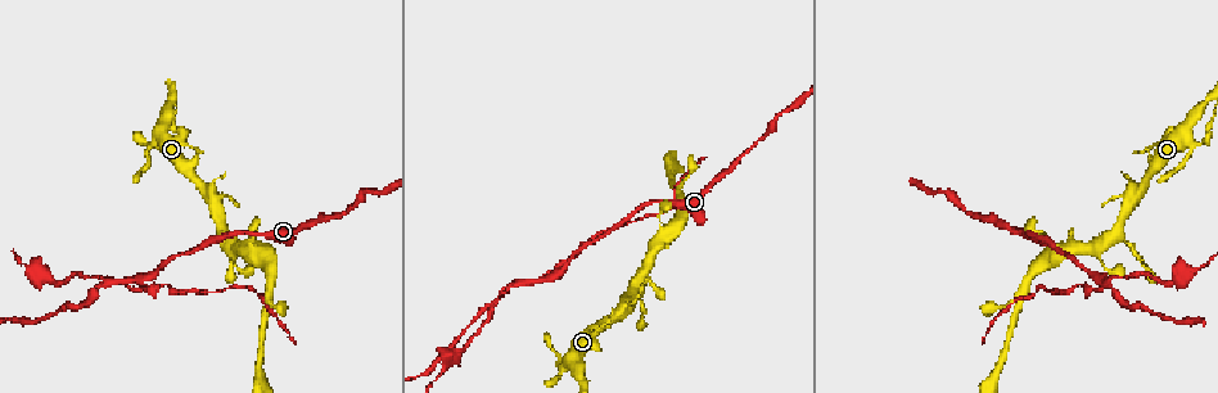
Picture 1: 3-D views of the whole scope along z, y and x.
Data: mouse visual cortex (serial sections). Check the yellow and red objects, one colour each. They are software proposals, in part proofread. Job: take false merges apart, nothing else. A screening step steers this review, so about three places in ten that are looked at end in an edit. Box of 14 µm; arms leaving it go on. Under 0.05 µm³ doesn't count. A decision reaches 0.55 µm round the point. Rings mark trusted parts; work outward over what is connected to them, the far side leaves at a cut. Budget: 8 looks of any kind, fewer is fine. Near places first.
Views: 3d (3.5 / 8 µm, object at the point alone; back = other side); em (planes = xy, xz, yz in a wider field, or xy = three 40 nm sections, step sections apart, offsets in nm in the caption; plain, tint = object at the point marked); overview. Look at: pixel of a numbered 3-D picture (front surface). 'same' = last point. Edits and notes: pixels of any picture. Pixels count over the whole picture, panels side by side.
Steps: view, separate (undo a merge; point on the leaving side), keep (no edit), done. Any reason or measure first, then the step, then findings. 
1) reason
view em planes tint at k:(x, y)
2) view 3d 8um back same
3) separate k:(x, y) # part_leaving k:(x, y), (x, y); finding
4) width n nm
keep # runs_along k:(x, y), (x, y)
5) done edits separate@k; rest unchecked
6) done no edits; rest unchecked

abrupt turn
view 3d 3.5um at 1:(1192, 143)

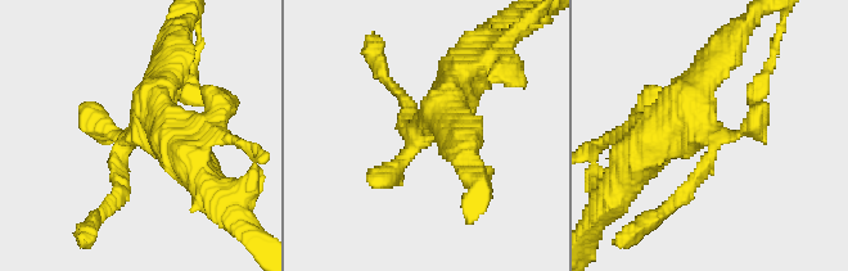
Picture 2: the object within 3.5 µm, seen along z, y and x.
keep # runs_along 2:(186, 152), (158, 112), (118, 152), (111, 203); continuous, no second cell

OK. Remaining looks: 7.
branch point
view 3d 3.5um at 1:(520, 284)

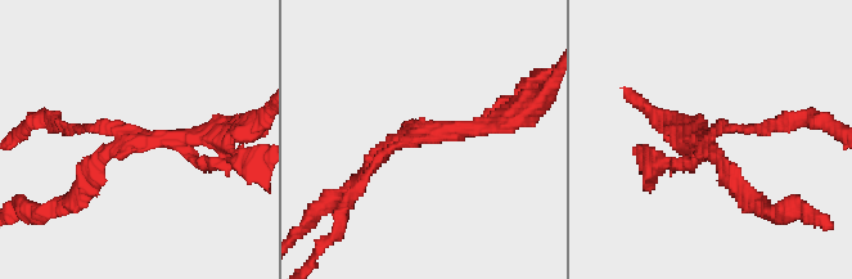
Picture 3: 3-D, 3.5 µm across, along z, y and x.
arms 3; arm_widths 100, 200, 200 nm; need the tissue
view em xy step 2 tint at 3:(415, 131)

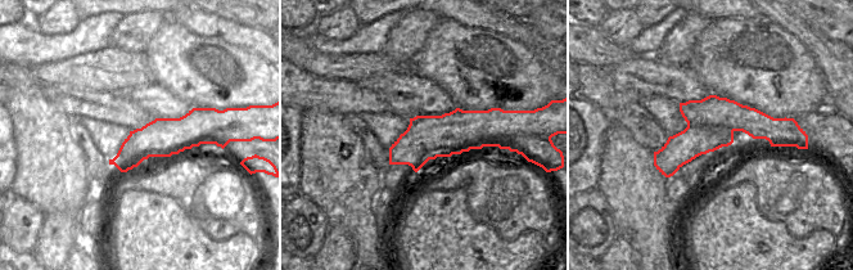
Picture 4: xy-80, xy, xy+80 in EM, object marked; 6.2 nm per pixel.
separate 3:(217, 163) # border 4:(687, 125), (726, 125), (732, 131); a second cell is stuck on

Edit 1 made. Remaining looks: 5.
three arms meet
view 3d 3.5um at 1:(644, 272)

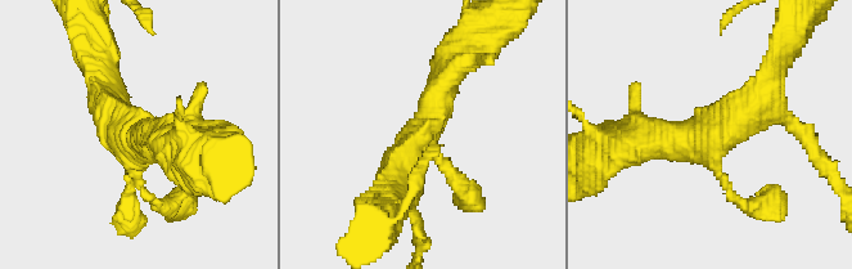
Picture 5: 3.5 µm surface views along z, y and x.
now the EM
view em xy step 1 tint at 5:(130, 137)

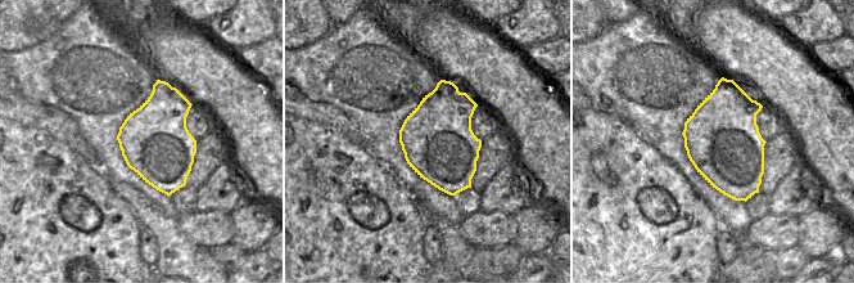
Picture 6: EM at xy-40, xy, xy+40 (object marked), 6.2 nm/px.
view em planes tint same

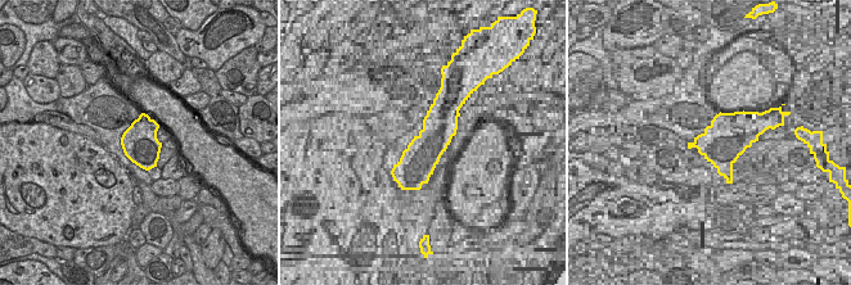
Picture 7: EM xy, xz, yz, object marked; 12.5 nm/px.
arm_widths 150, 350, 400 nm
keep # continuous, no second cell

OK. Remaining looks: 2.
done edits separate@3; rest unchecked

